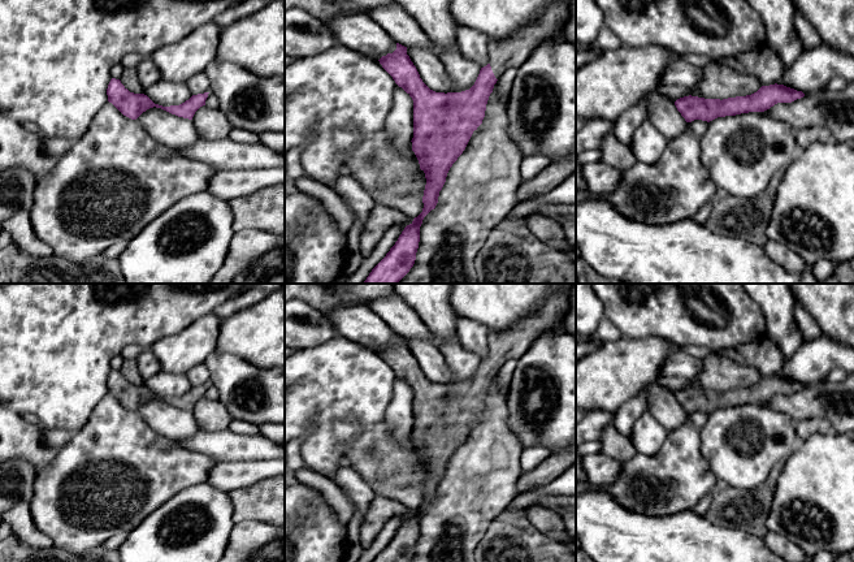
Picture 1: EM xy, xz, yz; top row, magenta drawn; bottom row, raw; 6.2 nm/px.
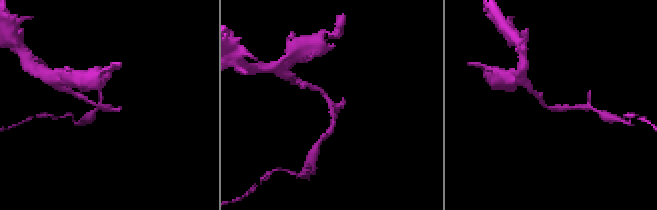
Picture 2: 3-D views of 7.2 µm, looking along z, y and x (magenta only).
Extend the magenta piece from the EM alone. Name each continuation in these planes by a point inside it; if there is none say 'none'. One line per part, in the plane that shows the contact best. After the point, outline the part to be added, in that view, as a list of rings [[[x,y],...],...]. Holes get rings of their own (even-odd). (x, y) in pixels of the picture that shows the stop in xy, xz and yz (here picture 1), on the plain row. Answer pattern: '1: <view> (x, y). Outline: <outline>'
1: xz (512, 344). Outline: [[[572,284],[549,298],[550,307],[539,304],[533,315],[516,323],[507,330],[489,333],[487,349],[497,371],[510,359],[520,359],[539,333],[552,325],[552,315],[568,311]]]

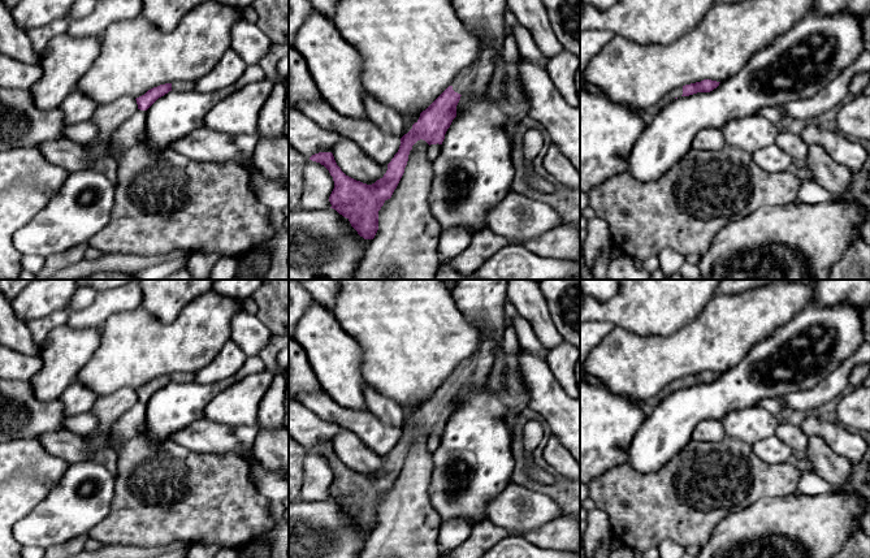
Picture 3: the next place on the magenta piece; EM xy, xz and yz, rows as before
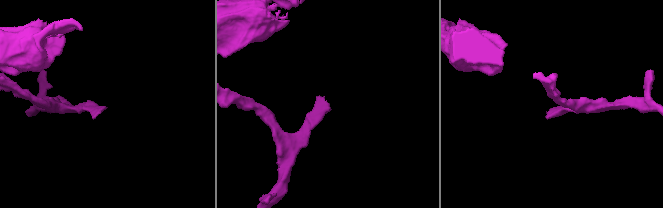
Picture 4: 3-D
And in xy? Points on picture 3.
1: xy (182, 376). Outline: [[[179,372],[176,376],[172,376],[172,381],[177,381],[177,382],[190,382],[194,380],[195,380],[195,375],[187,372]]]

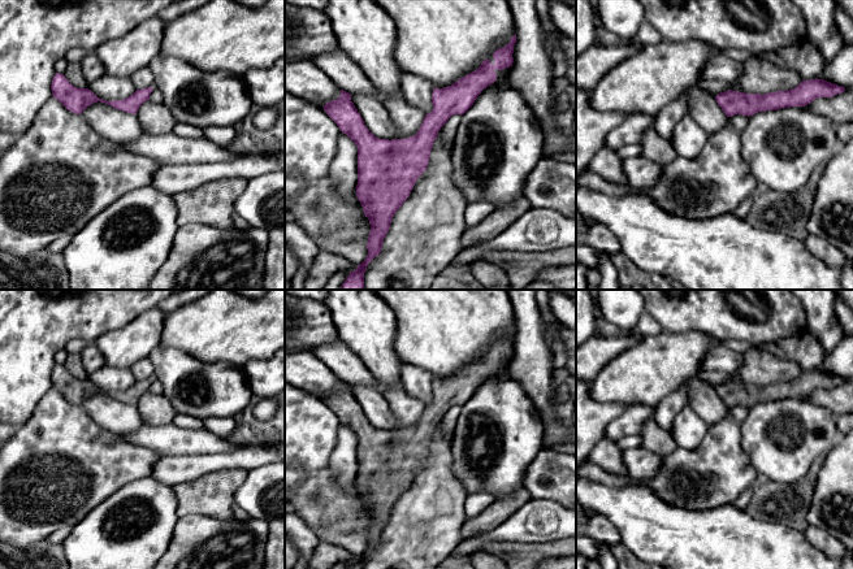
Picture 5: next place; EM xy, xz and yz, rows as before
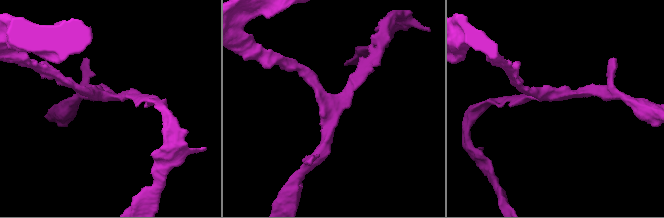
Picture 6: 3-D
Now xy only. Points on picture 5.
none

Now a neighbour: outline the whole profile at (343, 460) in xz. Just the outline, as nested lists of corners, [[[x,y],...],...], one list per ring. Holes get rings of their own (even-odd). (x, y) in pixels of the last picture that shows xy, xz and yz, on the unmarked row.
[[[342,422],[338,426],[337,446],[329,459],[329,466],[337,472],[342,487],[350,487],[358,475],[358,438]]]

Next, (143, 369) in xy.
[[[150,359],[137,361],[130,370],[137,381],[153,378],[155,374],[155,368]]]

